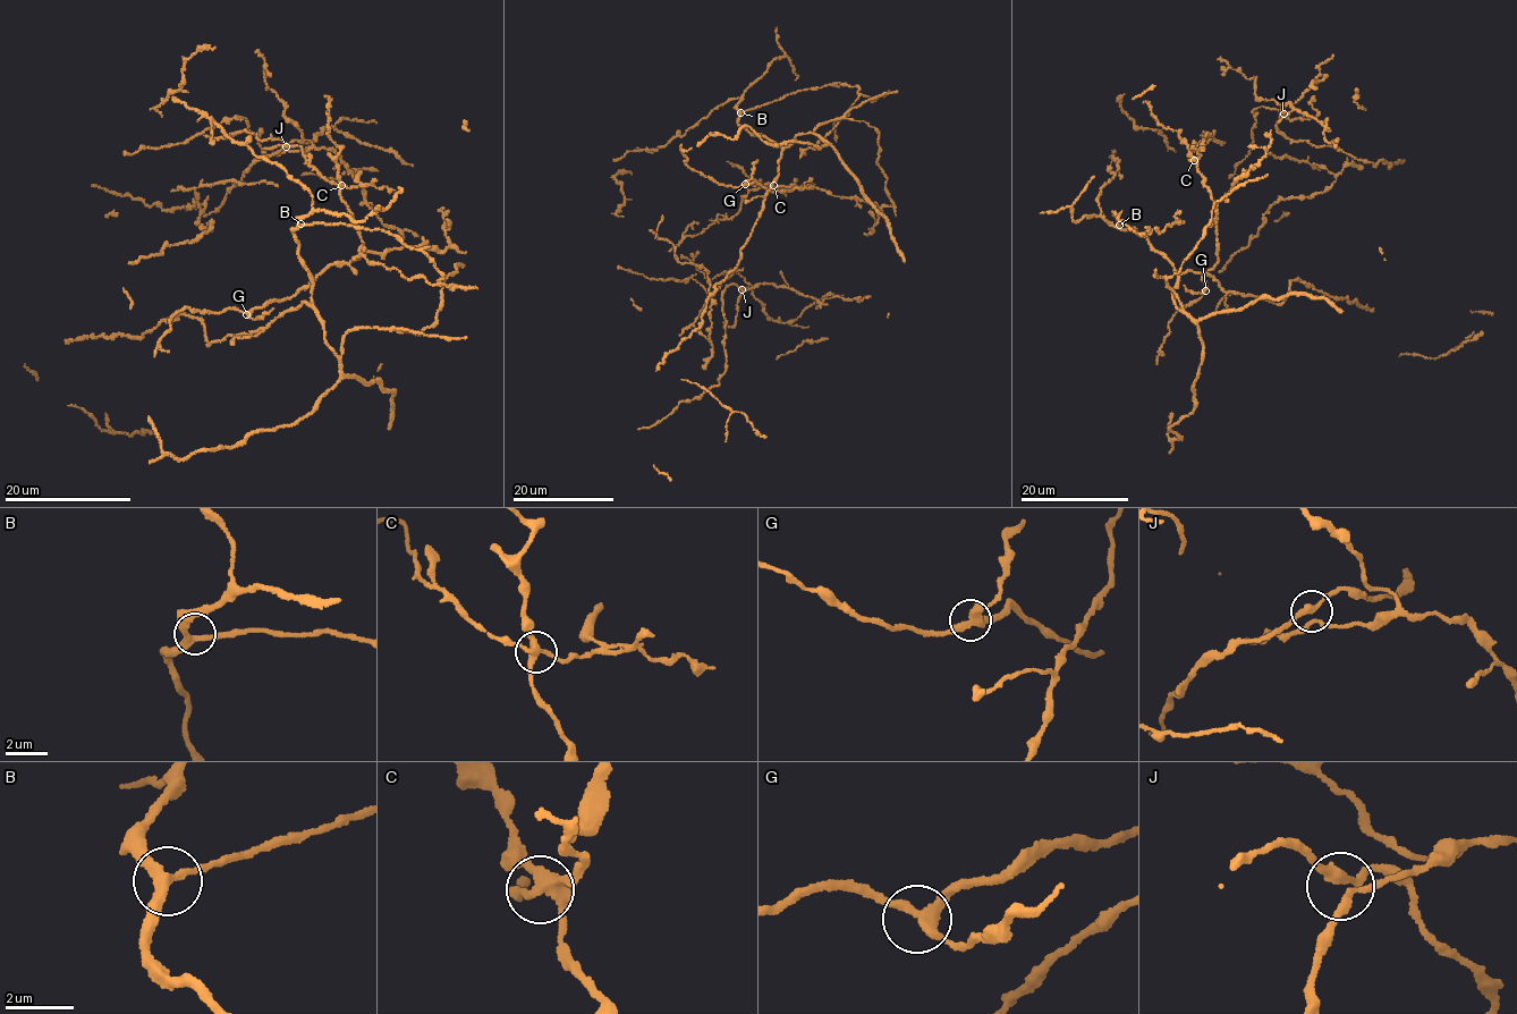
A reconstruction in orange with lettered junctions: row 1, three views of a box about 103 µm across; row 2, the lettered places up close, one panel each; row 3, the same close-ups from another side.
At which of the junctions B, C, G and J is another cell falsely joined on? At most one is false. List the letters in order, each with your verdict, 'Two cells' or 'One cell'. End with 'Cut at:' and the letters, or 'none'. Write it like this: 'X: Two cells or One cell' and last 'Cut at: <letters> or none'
B: One cell
C: Two cells
G: One cell
J: One cell
Cut at: C

